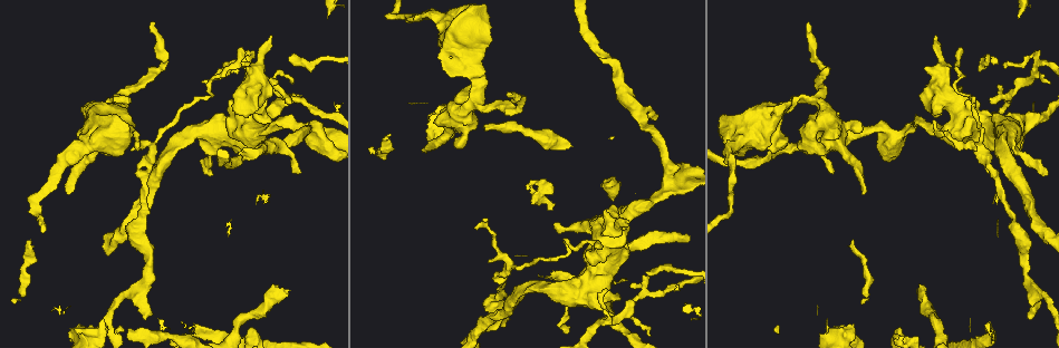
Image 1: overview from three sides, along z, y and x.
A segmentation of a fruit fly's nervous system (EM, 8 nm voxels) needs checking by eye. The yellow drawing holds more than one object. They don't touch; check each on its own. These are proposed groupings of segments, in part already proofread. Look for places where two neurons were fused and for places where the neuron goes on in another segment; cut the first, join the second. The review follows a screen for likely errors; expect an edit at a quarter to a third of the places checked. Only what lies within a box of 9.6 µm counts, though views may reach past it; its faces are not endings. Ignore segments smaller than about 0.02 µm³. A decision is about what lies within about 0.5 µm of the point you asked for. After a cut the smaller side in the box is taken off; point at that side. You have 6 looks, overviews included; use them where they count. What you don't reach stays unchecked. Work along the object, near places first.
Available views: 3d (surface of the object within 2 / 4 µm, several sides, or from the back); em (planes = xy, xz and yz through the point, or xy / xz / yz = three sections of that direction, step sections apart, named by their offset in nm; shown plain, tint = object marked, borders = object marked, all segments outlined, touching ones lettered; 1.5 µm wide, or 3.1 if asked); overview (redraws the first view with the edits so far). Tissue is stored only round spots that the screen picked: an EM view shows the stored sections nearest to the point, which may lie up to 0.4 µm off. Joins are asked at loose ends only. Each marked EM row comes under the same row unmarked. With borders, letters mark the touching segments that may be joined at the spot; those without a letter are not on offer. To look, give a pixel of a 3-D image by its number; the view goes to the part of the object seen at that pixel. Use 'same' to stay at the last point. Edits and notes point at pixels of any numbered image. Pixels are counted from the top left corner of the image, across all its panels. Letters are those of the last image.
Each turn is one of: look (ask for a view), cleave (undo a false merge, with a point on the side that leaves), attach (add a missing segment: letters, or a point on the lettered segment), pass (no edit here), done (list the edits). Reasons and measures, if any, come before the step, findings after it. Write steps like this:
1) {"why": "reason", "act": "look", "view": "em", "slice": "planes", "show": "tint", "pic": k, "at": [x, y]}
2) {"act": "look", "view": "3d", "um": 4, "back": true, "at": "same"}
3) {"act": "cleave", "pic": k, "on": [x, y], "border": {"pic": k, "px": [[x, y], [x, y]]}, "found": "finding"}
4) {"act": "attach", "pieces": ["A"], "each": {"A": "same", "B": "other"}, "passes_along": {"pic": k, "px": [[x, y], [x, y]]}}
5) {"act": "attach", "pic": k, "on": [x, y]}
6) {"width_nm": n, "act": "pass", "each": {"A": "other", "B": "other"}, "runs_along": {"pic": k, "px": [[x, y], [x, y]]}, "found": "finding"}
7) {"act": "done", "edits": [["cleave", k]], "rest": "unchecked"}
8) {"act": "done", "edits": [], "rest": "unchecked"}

{"act": "look", "view": "3d", "um": 2, "pic": 1, "at": [957, 88]}

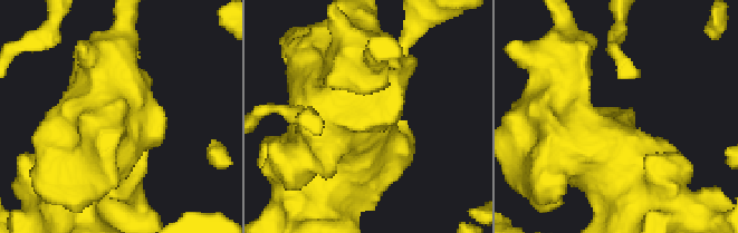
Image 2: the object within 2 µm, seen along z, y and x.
{"why": "now the EM", "act": "look", "view": "em", "slice": "planes", "show": "borders", "pic": 2, "at": [398, 119]}

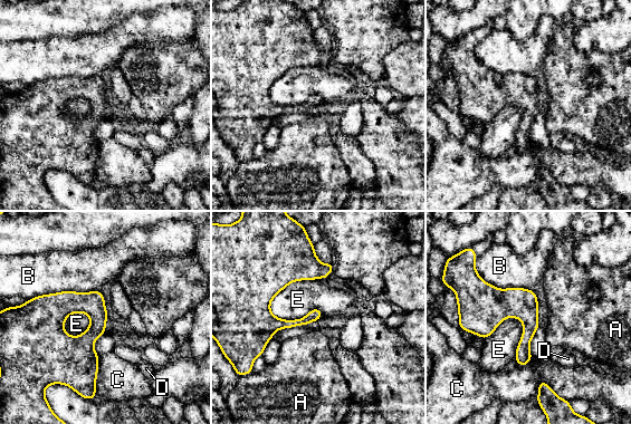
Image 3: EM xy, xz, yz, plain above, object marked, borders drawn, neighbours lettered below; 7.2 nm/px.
{"act": "pass", "each": {"A": "other", "B": "other", "C": "other", "D": "other", "E": "other"}, "border": {"pic": 3, "px": [[325, 278], [289, 282], [270, 312]]}, "found": "no lettered segment goes on from it"}

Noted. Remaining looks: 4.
{"why": "sharp bend", "act": "look", "view": "em", "slice": "planes", "show": "tint", "pic": 1, "at": [804, 100]}

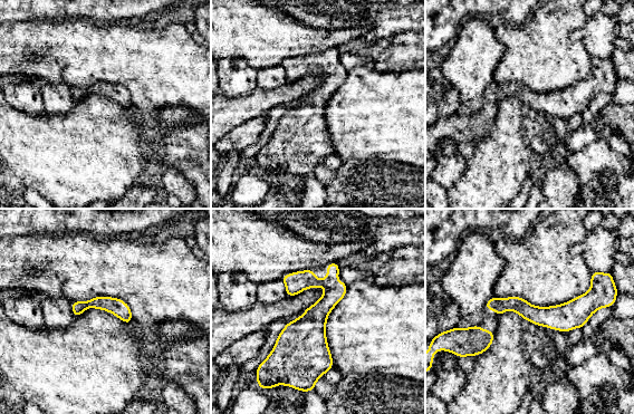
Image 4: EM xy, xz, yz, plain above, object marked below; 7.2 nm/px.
{"why": "see the neighbours", "act": "look", "view": "em", "slice": "planes", "show": "borders", "at": "same"}

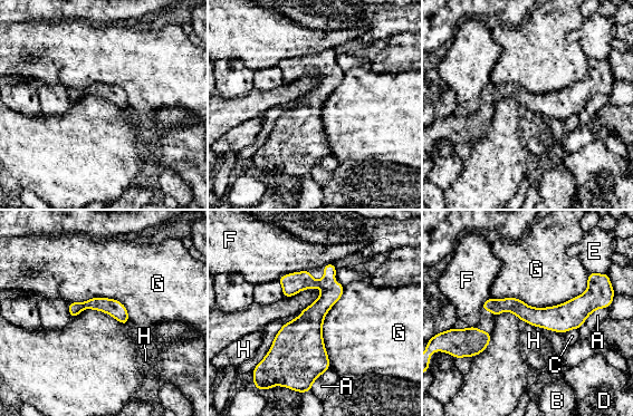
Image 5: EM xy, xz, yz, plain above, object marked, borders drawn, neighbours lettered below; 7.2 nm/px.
{"longest_contact_nm": ["G", 750], "act": "pass", "each": {"A": "other", "B": "other", "C": "other", "D": "other", "E": "other", "F": "other", "G": "other", "H": "other"}, "runs_along": {"pic": 5, "px": [[595, 305], [568, 316], [485, 307]]}, "found": "all the same neuron"}

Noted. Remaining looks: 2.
{"why": "an open end", "act": "look", "view": "em", "slice": "planes", "show": "borders", "pic": 1, "at": [922, 290]}

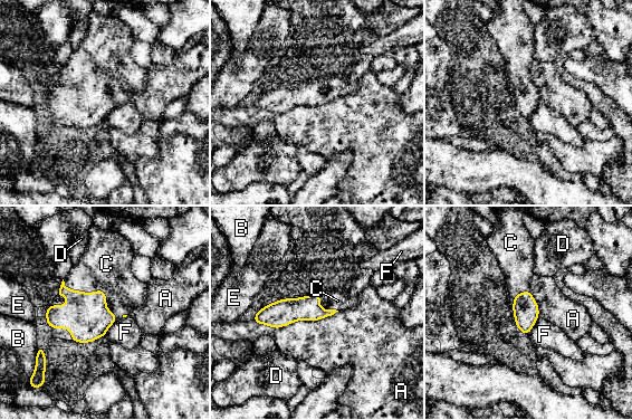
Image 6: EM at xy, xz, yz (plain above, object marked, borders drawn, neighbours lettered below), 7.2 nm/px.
{"act": "attach", "pieces": ["C"], "each": {"A": "other", "B": "other", "C": "same", "D": "other", "E": "other", "F": "other"}, "found": "the neuron continues"}

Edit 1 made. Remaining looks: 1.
{"act": "done", "edits": [["attach", 6]], "rest": "unchecked"}

